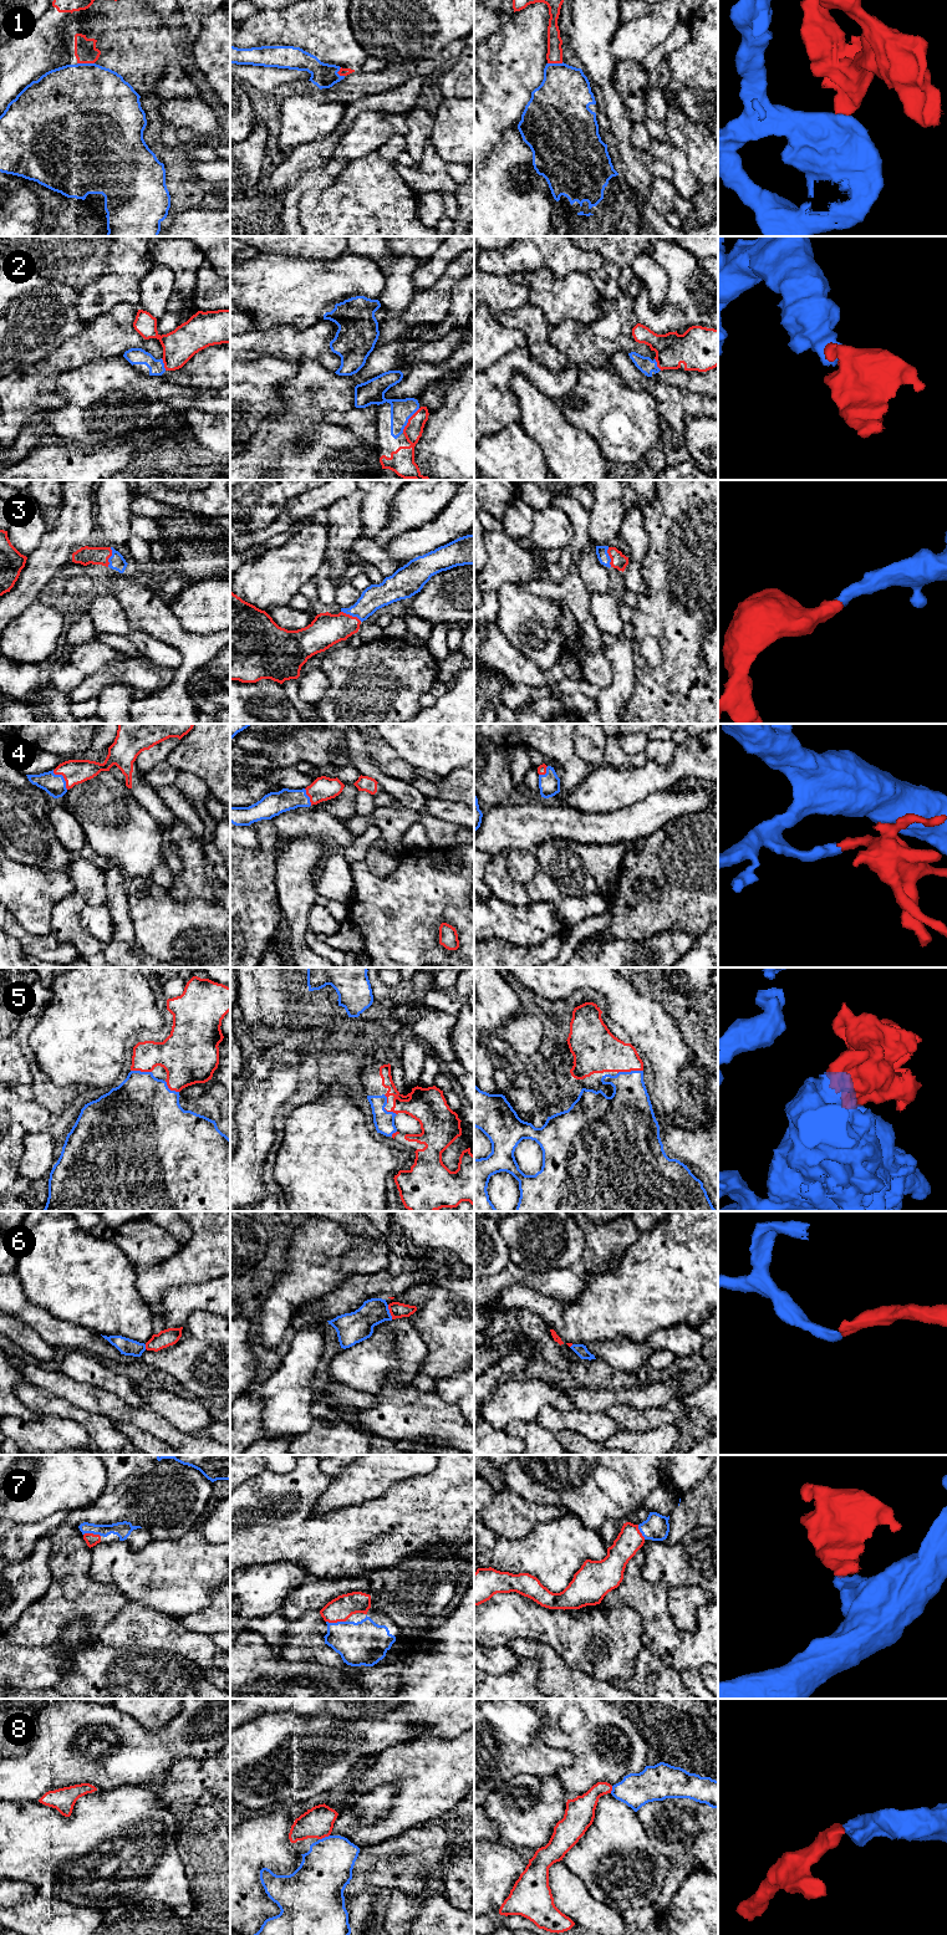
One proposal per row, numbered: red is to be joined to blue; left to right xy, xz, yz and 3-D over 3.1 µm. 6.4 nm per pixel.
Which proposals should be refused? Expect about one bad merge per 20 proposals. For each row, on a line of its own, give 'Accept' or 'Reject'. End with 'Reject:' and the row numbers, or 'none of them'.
1: Reject
2: Accept
3: Accept
4: Accept
5: Accept
6: Accept
7: Accept
8: Accept
Reject: 1

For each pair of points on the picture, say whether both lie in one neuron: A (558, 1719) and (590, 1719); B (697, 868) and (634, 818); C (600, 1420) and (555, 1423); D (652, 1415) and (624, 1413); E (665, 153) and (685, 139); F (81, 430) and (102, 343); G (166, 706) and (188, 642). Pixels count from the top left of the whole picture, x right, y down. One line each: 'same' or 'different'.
A: same
B: different
C: same
D: same
E: different
F: different
G: same

